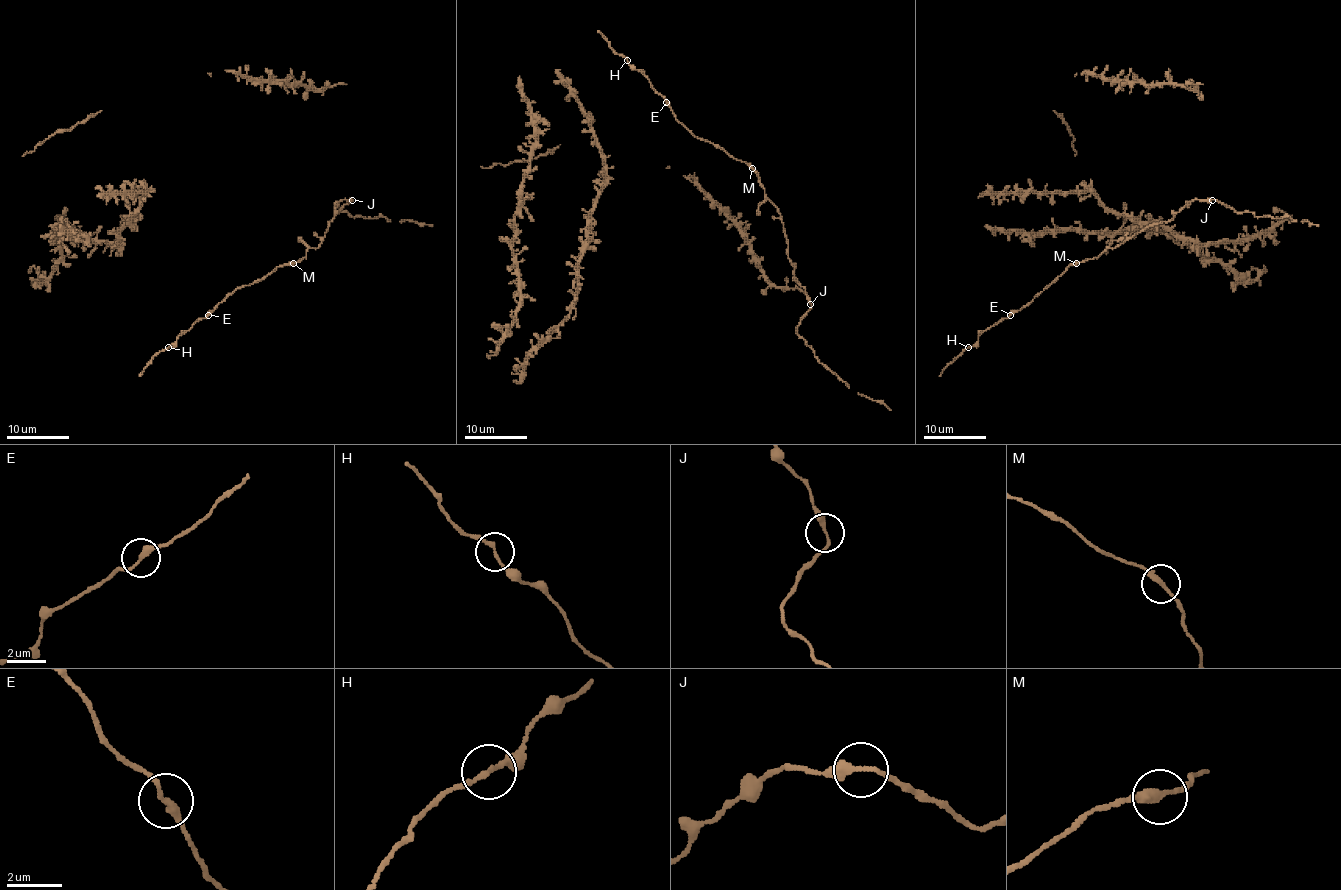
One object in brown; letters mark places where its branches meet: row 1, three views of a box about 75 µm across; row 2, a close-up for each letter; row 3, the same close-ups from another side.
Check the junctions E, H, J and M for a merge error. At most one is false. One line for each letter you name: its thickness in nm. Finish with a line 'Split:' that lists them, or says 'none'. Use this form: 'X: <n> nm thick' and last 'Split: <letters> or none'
Split: none

